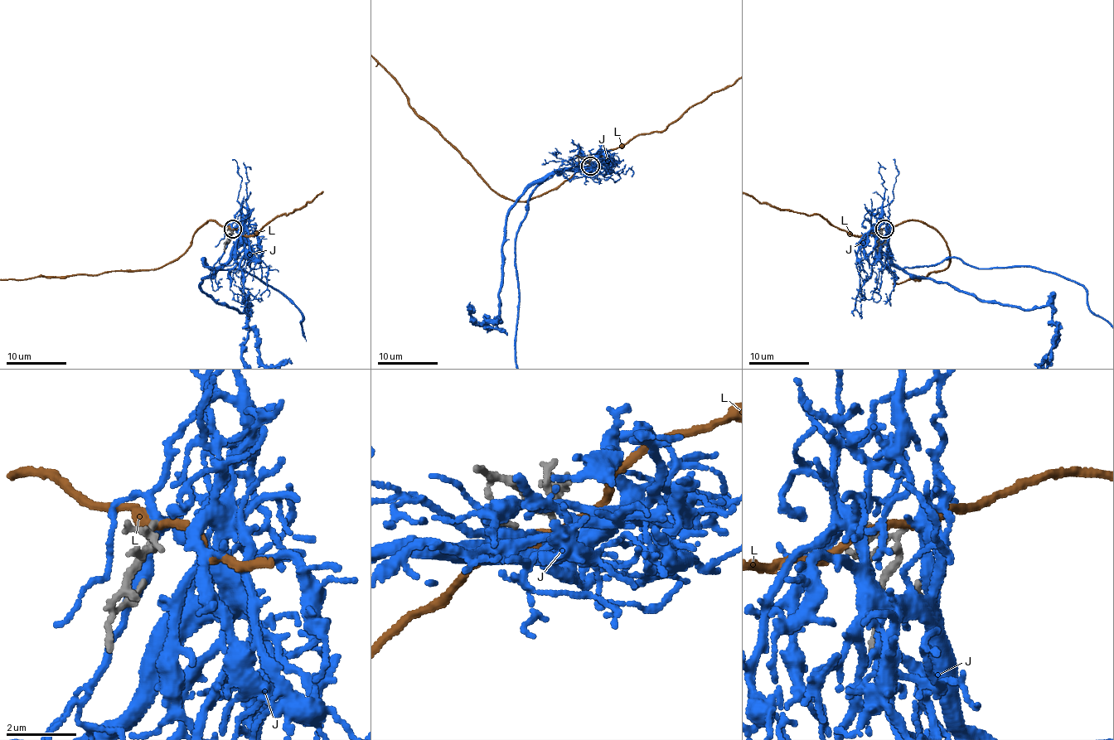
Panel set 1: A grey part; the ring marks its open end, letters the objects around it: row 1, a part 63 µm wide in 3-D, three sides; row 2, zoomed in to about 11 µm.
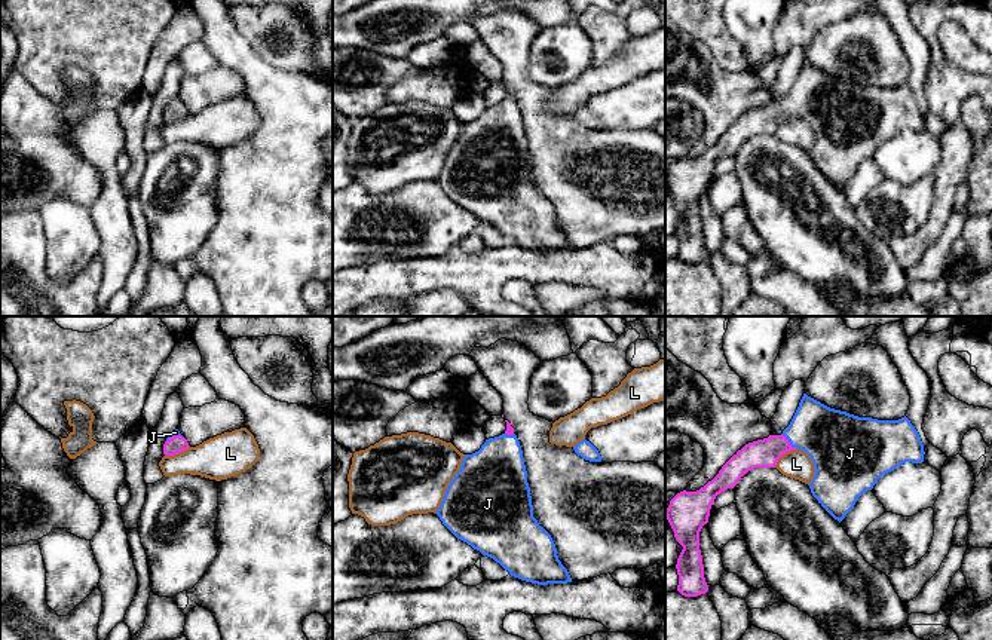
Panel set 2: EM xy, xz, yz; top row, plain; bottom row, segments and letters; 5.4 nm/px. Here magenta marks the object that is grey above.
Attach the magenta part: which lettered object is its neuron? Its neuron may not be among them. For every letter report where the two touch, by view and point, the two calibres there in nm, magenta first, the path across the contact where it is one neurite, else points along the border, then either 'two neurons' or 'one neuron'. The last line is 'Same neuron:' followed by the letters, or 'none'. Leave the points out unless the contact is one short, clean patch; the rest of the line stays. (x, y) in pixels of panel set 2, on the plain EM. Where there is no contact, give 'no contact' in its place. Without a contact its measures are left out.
J: meets magenta in yz at (789, 110); 160 nm thick on the magenta side, 320 nm on the other; runs through yz (764, 121), (778, 112), (789, 110), (835, 107); one neuron
L: meets magenta in yz at (783, 121); 160 nm thick on the magenta side, 160 nm on the other; border along yz (796, 116), (787, 118), (774, 134); two neurons
Same neuron: J

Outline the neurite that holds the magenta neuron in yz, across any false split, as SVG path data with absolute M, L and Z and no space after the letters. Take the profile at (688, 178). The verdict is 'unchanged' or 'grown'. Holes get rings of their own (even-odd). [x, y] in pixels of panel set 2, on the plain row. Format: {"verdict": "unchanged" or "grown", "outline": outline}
{"verdict": "grown", "outline": "M803 61L799 74L781 102L769 102L745 111L719 138L719 141L696 159L680 159L665 177L665 184L676 208L683 214L677 226L677 258L685 264L696 264L708 258L699 217L699 199L708 190L710 177L717 162L734 156L741 144L754 135L775 135L778 126L792 117L805 119L815 137L809 150L812 163L839 190L854 175L858 165L872 157L878 147L906 129L924 129L924 111L915 94L904 83L898 88L858 85L830 76Z"}

